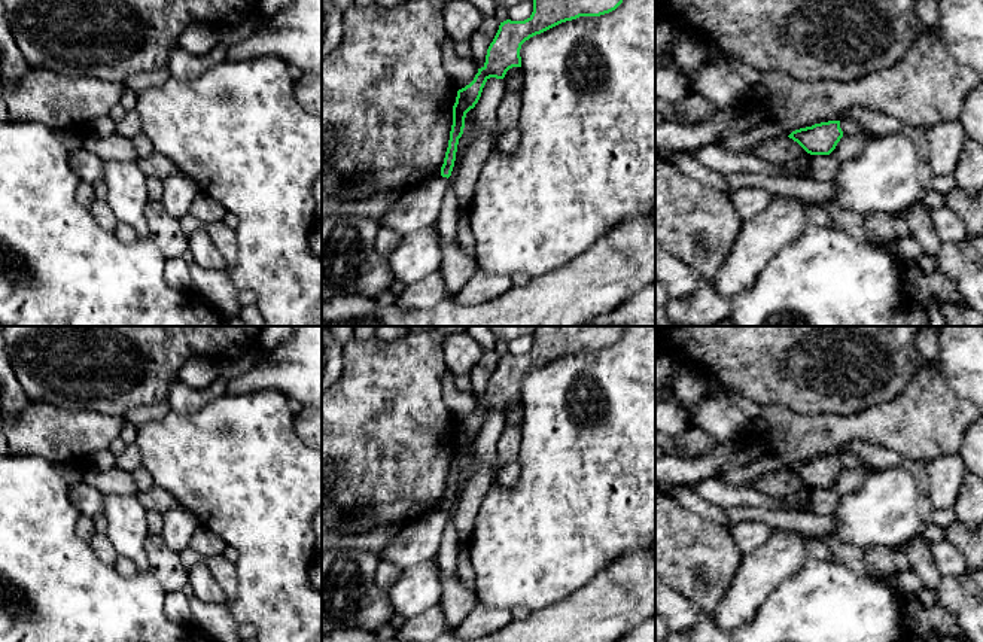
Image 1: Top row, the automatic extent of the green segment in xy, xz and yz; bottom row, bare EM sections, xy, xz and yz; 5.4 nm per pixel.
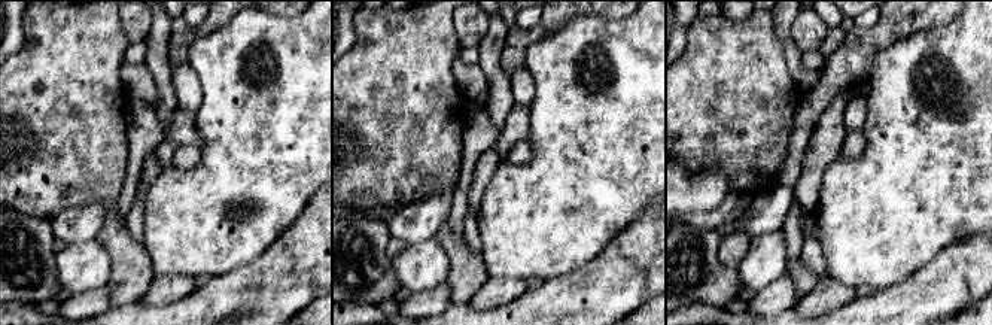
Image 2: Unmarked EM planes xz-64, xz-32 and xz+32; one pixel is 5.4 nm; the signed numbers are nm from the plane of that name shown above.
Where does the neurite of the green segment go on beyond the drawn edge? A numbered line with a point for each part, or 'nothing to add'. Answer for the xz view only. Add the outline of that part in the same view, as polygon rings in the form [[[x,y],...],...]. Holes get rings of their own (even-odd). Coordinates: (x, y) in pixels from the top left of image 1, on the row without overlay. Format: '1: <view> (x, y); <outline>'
nothing to add

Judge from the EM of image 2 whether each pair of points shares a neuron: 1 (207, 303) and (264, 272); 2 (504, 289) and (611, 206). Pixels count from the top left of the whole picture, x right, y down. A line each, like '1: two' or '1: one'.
1: one
2: two

